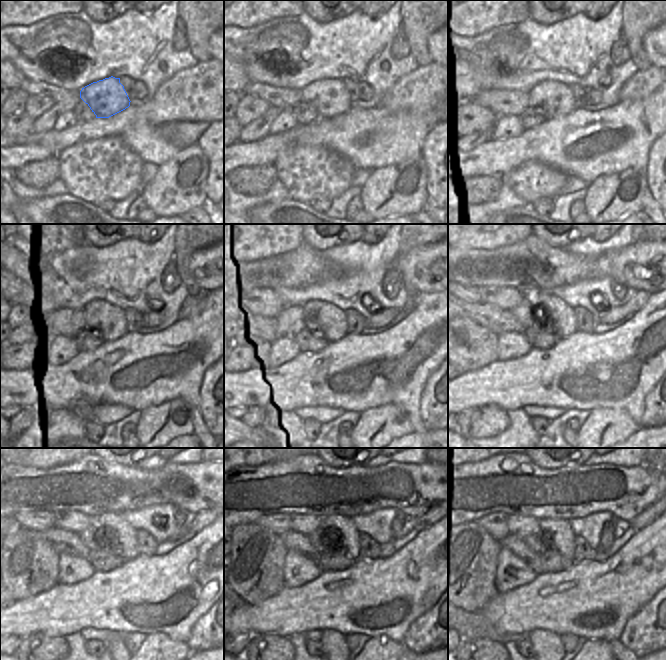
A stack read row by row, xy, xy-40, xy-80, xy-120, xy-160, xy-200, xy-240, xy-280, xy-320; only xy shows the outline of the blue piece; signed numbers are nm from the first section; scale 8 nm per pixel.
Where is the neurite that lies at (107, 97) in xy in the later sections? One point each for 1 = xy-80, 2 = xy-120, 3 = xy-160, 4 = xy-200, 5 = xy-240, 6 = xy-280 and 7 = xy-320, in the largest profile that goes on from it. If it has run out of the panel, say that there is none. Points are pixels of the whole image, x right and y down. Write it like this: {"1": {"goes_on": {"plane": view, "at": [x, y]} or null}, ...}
{"1": {"goes_on": {"plane": "xy-80", "at": [555, 98]}}, "2": {"goes_on": {"plane": "xy-120", "at": [107, 321]}}, "3": {"goes_on": {"plane": "xy-160", "at": [321, 317]}}, "4": {"goes_on": {"plane": "xy-200", "at": [563, 317]}}, "5": {"goes_on": {"plane": "xy-240", "at": [122, 541]}}, "6": {"goes_on": {"plane": "xy-280", "at": [345, 537]}}, "7": {"goes_on": {"plane": "xy-320", "at": [564, 538]}}}

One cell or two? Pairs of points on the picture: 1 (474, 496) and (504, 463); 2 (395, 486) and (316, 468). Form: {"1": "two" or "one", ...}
{"1": "one", "2": "one"}

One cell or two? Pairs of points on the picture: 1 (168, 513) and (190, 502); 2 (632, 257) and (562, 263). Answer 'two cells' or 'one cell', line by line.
1: two cells
2: one cell

